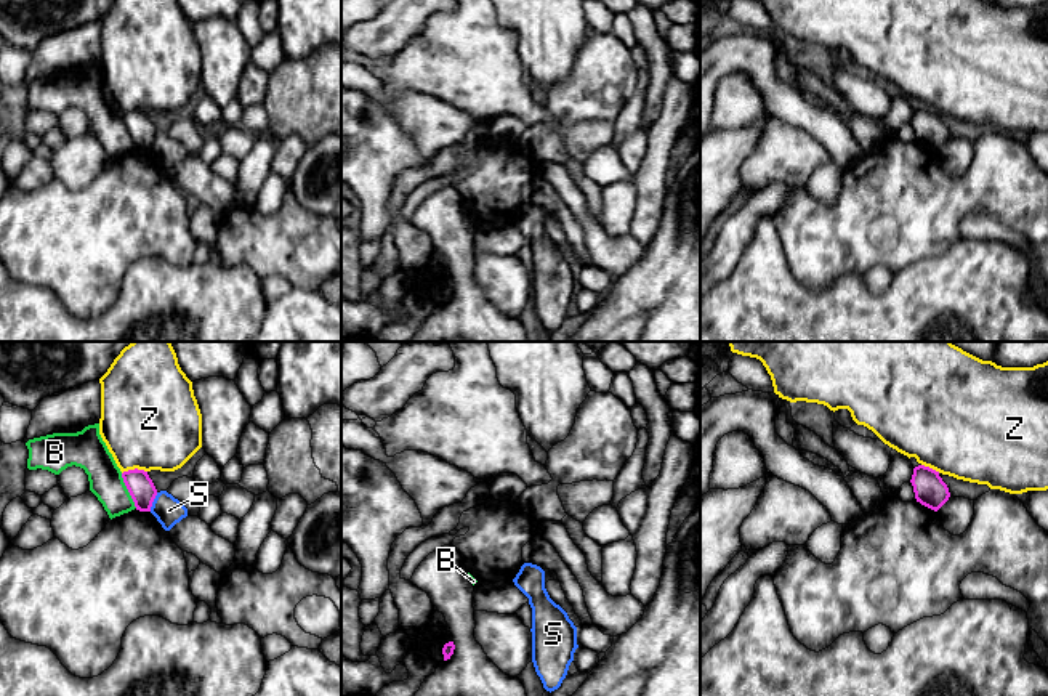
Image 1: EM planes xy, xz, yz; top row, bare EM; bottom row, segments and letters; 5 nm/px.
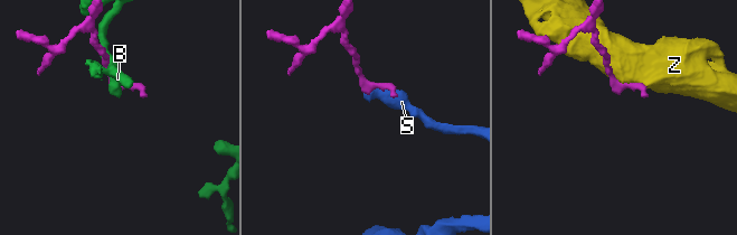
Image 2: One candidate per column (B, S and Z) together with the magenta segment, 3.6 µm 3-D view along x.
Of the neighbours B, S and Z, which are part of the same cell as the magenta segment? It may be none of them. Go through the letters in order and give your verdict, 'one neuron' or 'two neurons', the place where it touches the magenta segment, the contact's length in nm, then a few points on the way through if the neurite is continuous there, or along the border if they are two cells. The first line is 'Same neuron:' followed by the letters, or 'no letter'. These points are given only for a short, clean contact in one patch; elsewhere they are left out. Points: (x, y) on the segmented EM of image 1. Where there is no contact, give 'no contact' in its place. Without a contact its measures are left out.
Same neuron: no letter
B: two neurons; meets magenta in xy at (128, 491); contact 190 nm long
S: two neurons; meets magenta in xy at (153, 501); contact 100 nm long; border along xy (157, 493), (149, 510)
Z: two neurons; meets magenta in xy at (133, 470); contact 130 nm long

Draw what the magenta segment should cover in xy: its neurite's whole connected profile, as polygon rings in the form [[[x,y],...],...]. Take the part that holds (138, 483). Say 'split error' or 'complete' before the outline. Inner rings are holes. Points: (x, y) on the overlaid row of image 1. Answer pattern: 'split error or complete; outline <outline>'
complete; outline [[[128,470],[122,473],[123,483],[135,502],[136,510],[151,512],[157,489],[144,470]]]

